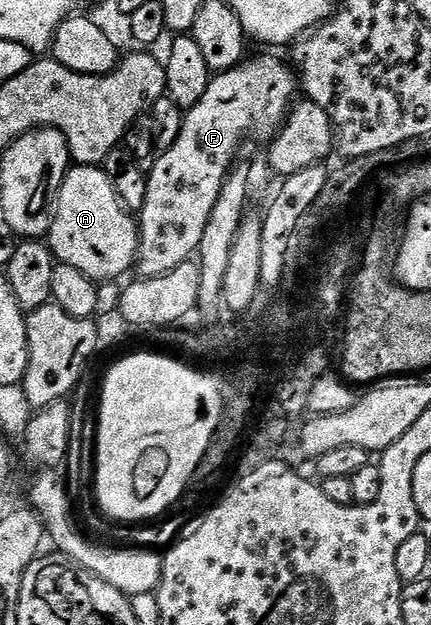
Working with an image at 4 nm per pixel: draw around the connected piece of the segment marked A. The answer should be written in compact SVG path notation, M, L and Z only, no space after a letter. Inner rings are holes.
M70 167L59 190L57 213L47 243L60 263L75 266L75 270L98 282L120 281L121 275L136 265L141 246L139 224L117 199L115 186L111 186L104 167Z

